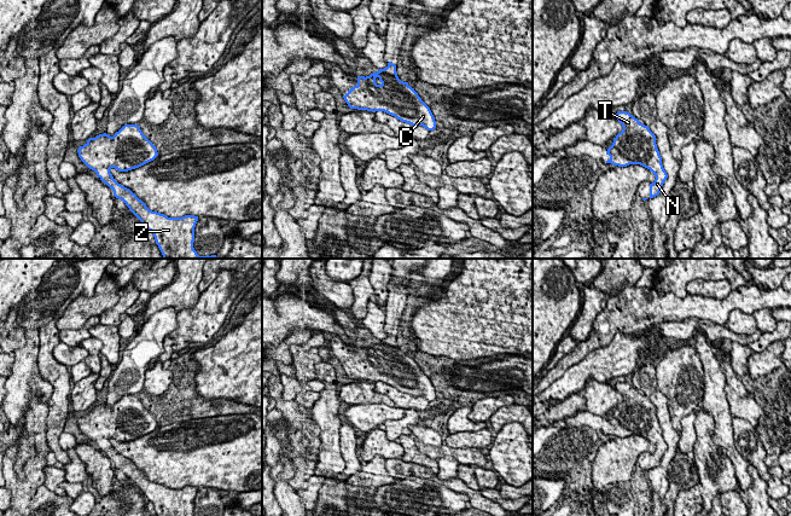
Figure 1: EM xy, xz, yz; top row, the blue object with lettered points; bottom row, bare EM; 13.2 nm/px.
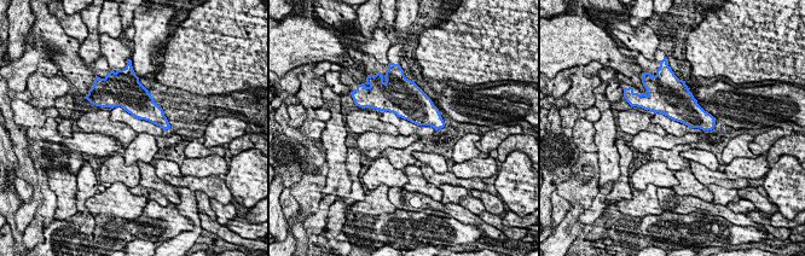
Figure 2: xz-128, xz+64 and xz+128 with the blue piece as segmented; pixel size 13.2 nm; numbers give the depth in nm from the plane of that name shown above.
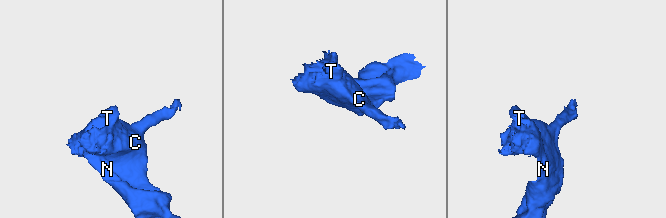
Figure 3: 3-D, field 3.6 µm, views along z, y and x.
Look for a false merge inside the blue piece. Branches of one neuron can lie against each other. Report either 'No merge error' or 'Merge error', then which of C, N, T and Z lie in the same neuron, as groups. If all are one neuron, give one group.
No merge error. Groups: C N T Z

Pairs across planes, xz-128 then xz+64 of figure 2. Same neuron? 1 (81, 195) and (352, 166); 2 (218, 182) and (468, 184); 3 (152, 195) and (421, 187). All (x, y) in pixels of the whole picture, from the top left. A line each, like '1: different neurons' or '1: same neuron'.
1: same neuron
2: same neuron
3: different neurons

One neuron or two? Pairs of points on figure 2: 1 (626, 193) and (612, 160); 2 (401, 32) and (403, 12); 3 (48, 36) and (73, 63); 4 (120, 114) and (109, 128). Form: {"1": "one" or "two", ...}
{"1": "two", "2": "one", "3": "one", "4": "two"}

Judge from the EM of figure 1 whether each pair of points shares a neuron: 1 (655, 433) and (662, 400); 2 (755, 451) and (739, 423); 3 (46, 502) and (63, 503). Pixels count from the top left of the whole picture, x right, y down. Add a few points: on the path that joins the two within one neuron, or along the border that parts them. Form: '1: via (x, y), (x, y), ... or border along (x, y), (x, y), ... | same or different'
1: border along (650, 400), (656, 410), (662, 438), (668, 446) | different
2: via (749, 444), (743, 430) | same
3: via (50, 503), (59, 503) | same

